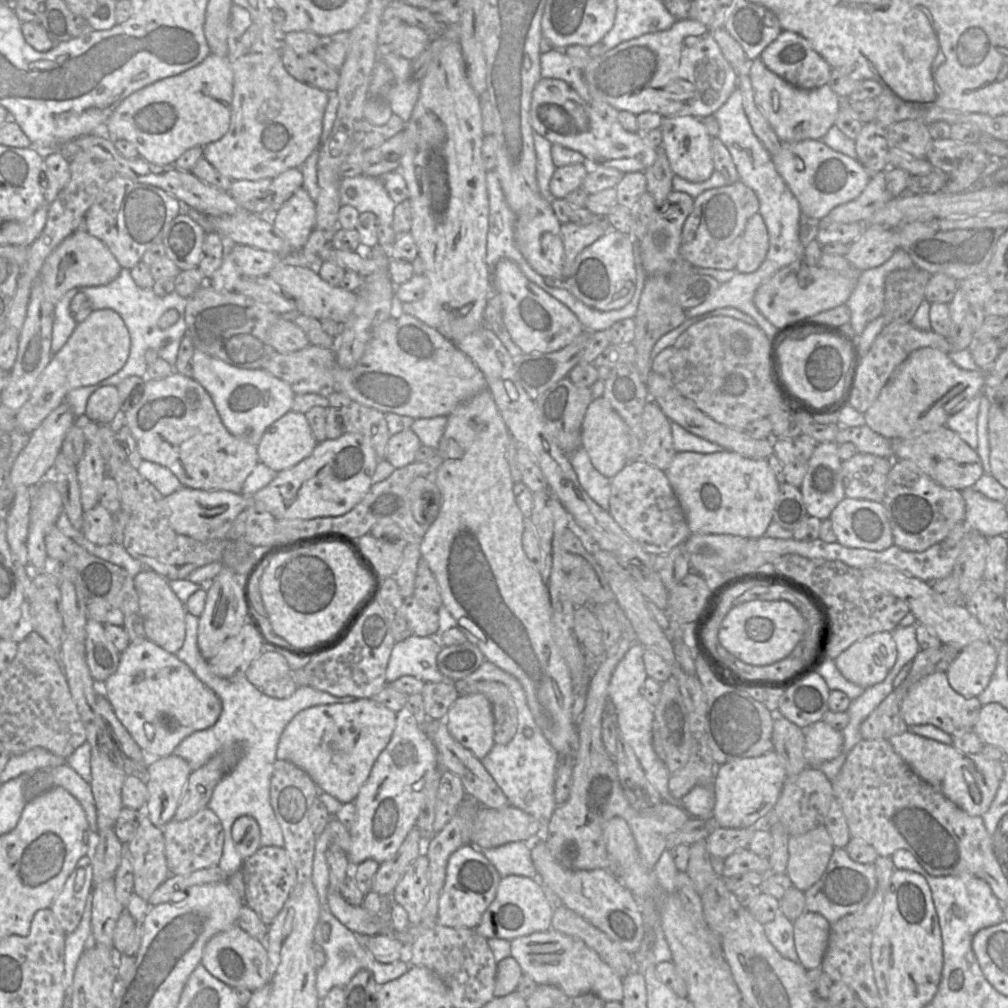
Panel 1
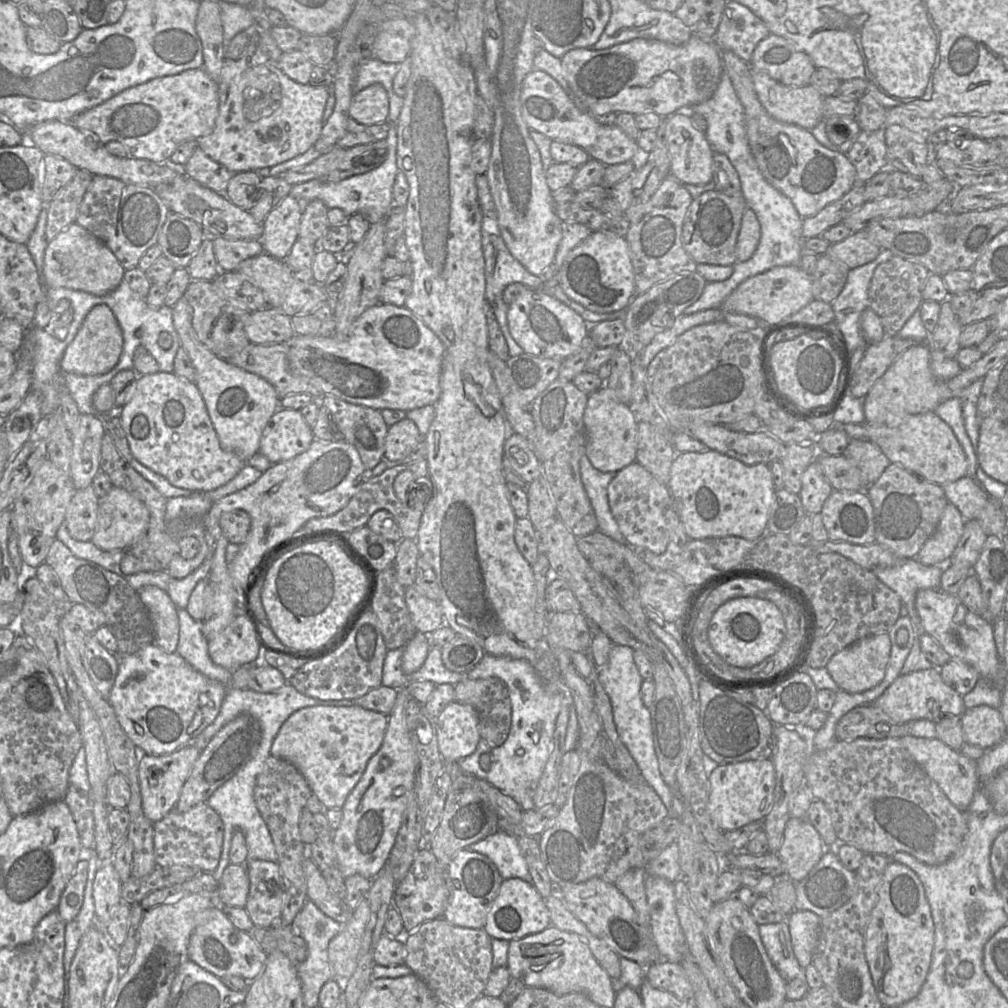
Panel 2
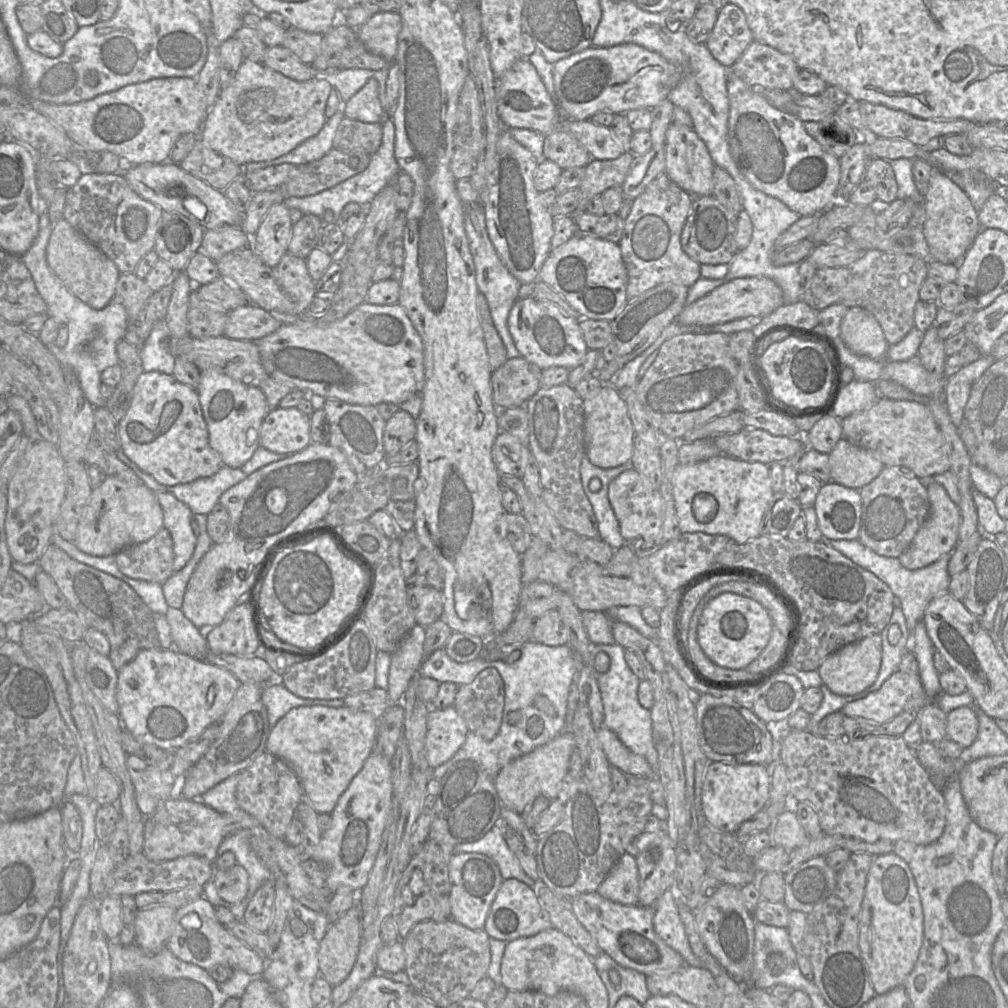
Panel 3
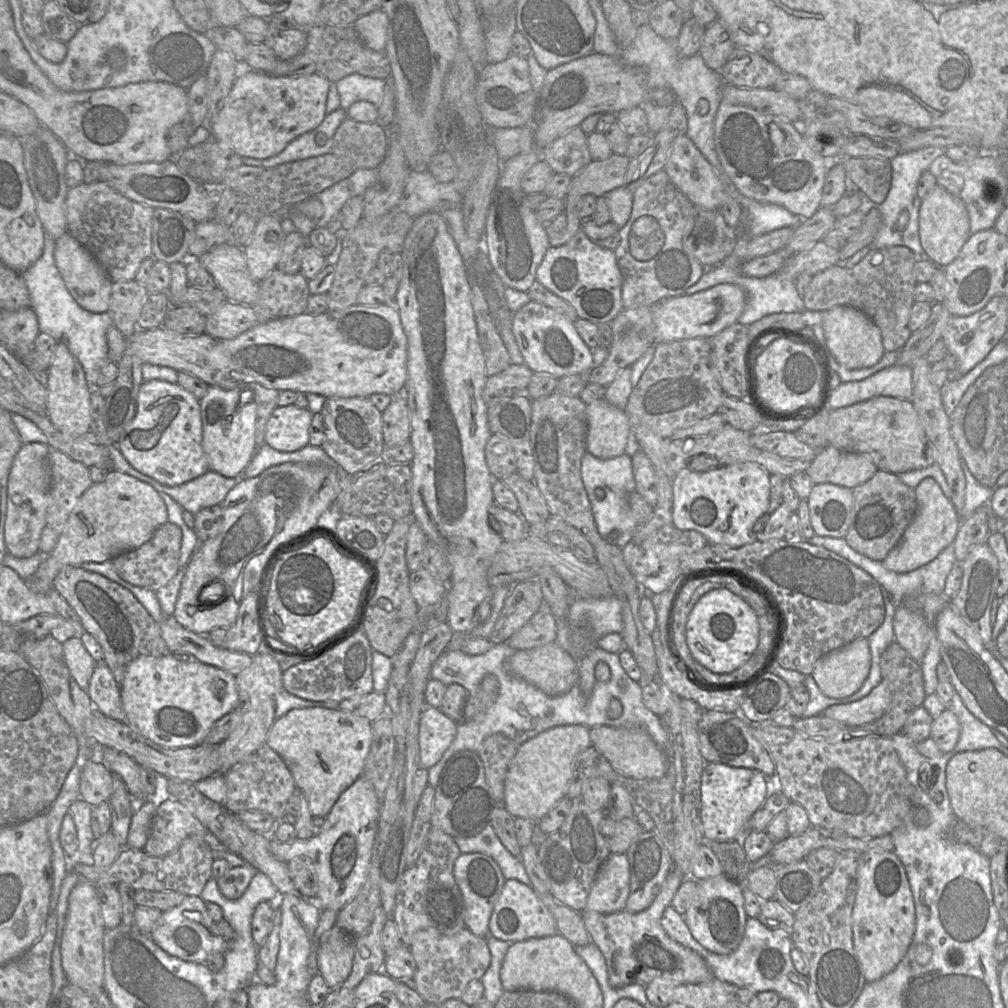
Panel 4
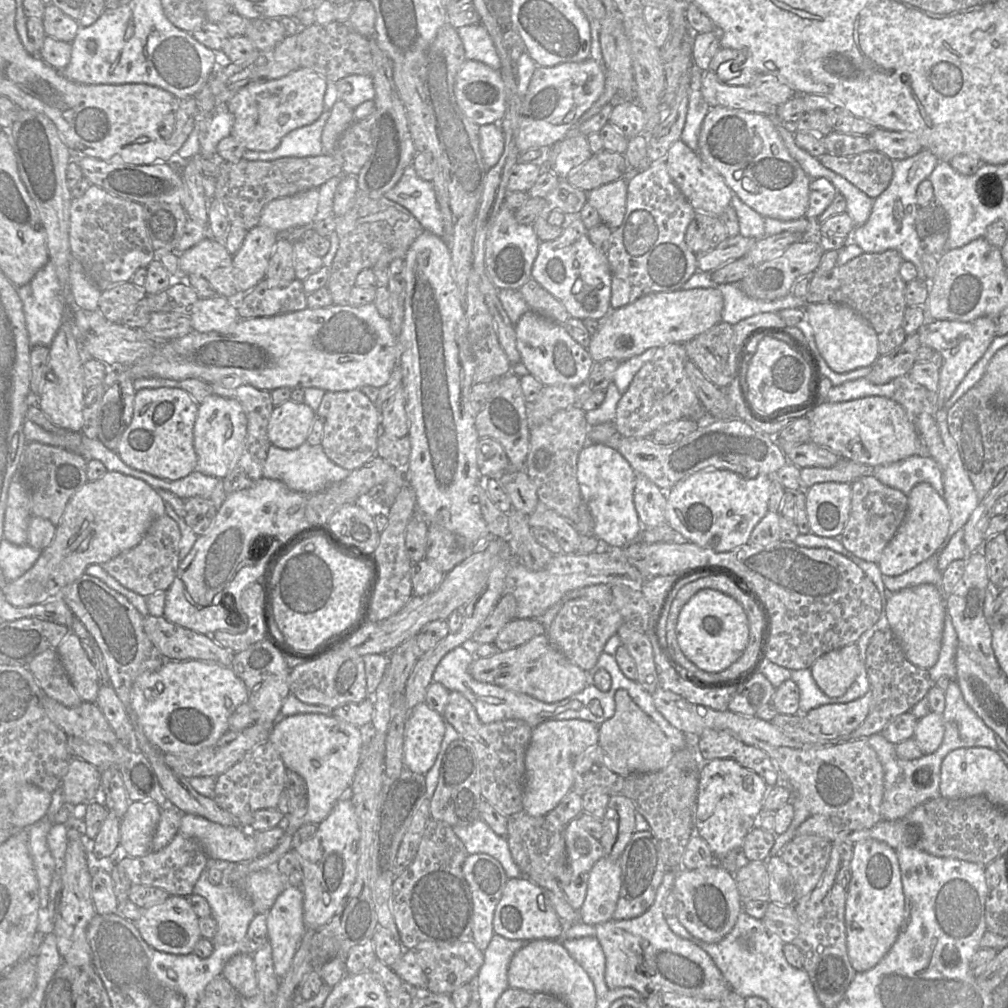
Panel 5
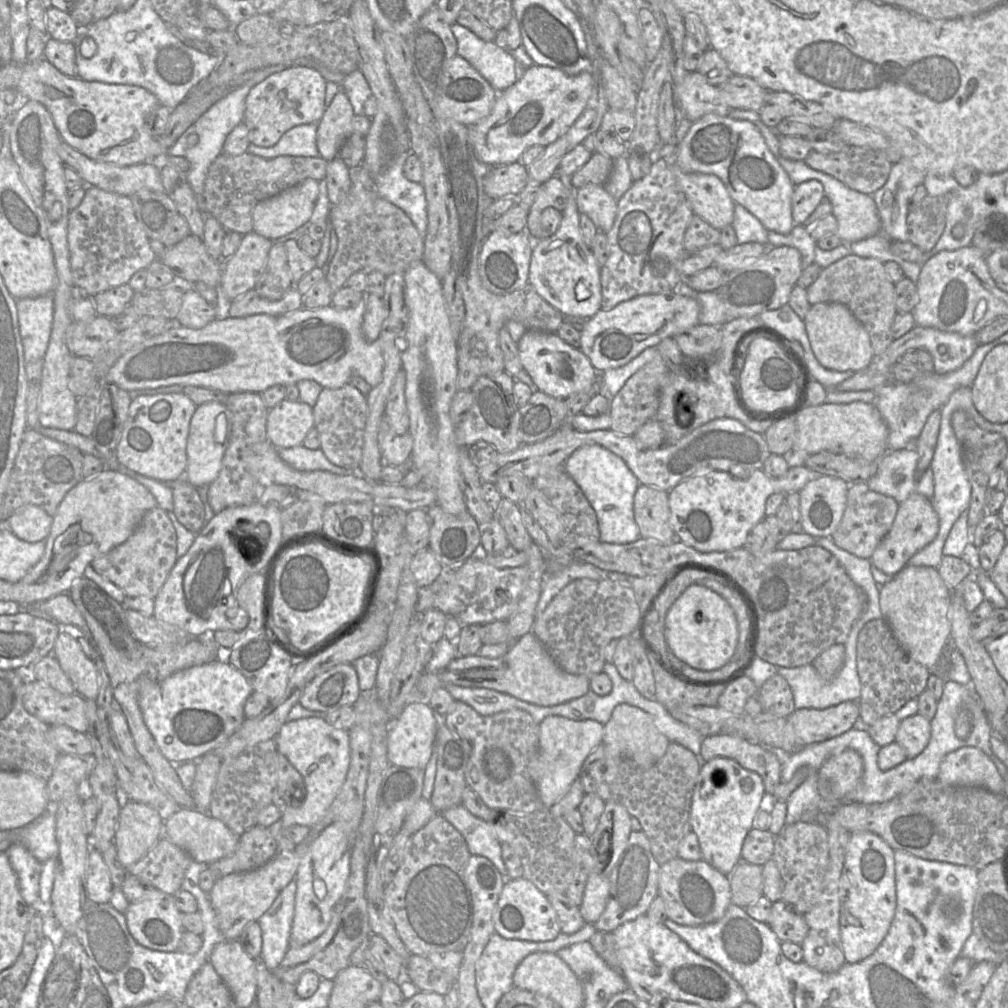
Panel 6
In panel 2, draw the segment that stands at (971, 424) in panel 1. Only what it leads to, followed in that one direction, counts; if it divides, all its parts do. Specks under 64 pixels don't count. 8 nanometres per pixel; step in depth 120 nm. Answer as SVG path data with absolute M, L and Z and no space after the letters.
M953 397L942 402L935 409L935 413L952 429L965 453L967 459L966 476L976 480L977 456L965 430L960 398Z

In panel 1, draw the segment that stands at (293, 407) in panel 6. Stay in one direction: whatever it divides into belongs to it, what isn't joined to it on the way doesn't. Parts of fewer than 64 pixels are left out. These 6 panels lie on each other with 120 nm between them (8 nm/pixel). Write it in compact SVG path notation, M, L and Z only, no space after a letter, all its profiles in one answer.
M291 410L266 428L257 455L260 463L280 472L310 456L316 445L305 415Z

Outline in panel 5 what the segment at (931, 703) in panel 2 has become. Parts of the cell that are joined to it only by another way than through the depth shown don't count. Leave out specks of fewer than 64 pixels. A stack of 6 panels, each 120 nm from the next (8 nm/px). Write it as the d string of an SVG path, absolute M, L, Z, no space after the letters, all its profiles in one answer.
M870 690L861 698L848 703L826 704L811 709L806 719L819 726L823 734L849 735L866 719L871 704Z

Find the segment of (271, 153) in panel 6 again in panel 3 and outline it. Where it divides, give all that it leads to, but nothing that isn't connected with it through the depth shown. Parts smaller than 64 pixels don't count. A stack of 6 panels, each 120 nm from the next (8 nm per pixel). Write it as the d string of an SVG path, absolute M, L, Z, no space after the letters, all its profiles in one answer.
M340 109L332 117L326 119L318 134L305 140L288 154L270 161L240 165L243 173L281 164L303 165L321 159L333 149L333 139L343 118L344 114Z

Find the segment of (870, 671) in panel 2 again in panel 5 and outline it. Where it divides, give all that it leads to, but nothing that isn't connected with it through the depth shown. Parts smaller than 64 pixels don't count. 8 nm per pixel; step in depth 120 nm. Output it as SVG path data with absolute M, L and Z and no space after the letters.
M856 643L831 650L820 656L810 667L812 677L828 697L841 697L857 678L861 668Z

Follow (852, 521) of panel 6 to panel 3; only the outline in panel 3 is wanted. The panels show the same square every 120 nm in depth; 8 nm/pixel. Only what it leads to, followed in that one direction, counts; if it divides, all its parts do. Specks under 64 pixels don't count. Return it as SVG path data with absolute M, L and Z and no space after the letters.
M884 467L869 484L859 489L862 500L857 540L876 554L898 558L910 545L929 513L927 488L918 478L908 478L898 467Z

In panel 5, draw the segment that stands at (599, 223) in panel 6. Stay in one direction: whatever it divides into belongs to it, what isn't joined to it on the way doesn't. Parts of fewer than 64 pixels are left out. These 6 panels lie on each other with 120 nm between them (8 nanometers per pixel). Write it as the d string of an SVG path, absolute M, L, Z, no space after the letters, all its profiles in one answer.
M627 178L601 185L587 192L587 203L593 206L604 224L618 228L626 212Z

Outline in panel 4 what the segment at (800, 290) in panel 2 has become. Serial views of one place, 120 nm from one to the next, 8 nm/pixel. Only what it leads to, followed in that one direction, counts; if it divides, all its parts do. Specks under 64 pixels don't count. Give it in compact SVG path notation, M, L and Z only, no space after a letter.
M724 283L698 291L692 295L680 295L662 299L651 306L654 323L654 345L660 342L679 339L711 338L723 329L738 322L744 311L747 295L743 288L736 284Z

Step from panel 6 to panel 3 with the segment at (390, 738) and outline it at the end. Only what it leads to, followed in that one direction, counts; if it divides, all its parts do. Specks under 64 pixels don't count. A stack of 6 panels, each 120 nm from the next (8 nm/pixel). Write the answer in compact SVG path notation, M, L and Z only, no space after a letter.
M454 706L432 709L427 715L425 755L431 768L451 759L464 744L469 729Z

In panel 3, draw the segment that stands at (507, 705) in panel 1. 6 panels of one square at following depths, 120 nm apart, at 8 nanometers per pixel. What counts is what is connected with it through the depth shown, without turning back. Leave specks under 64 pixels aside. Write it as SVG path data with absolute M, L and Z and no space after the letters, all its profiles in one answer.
M486 668L469 684L459 686L453 706L464 719L469 731L486 741L493 740L500 729L505 703L505 684L495 668Z

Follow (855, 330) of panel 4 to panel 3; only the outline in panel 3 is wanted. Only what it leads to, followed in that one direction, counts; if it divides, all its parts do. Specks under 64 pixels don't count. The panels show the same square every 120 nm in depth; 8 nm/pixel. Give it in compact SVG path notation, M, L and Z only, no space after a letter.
M859 306L848 308L841 321L840 335L846 347L853 353L885 360L890 345L879 322L868 310Z

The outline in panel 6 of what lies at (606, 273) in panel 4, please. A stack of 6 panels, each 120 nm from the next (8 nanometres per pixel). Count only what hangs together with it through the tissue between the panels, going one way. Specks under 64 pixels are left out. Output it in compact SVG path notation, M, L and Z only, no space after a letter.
M569 188L567 205L562 211L562 220L556 232L550 237L534 240L528 282L543 299L564 316L575 315L591 318L602 309L601 267L591 248L582 238L576 190Z

